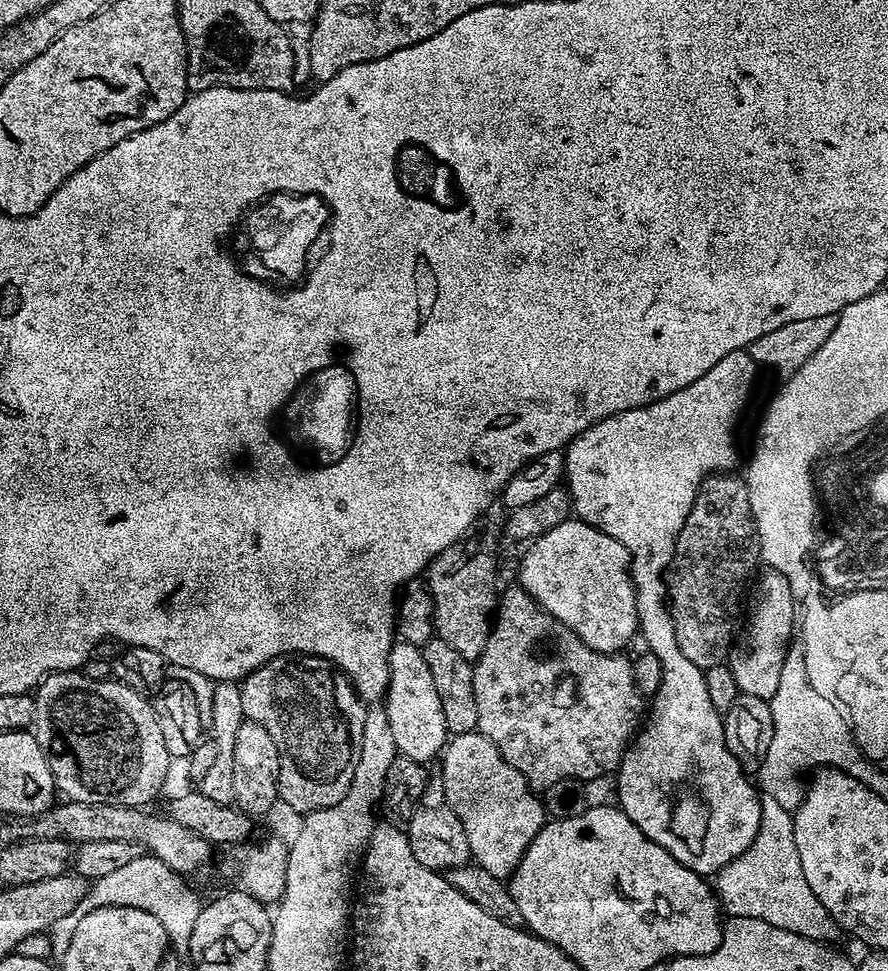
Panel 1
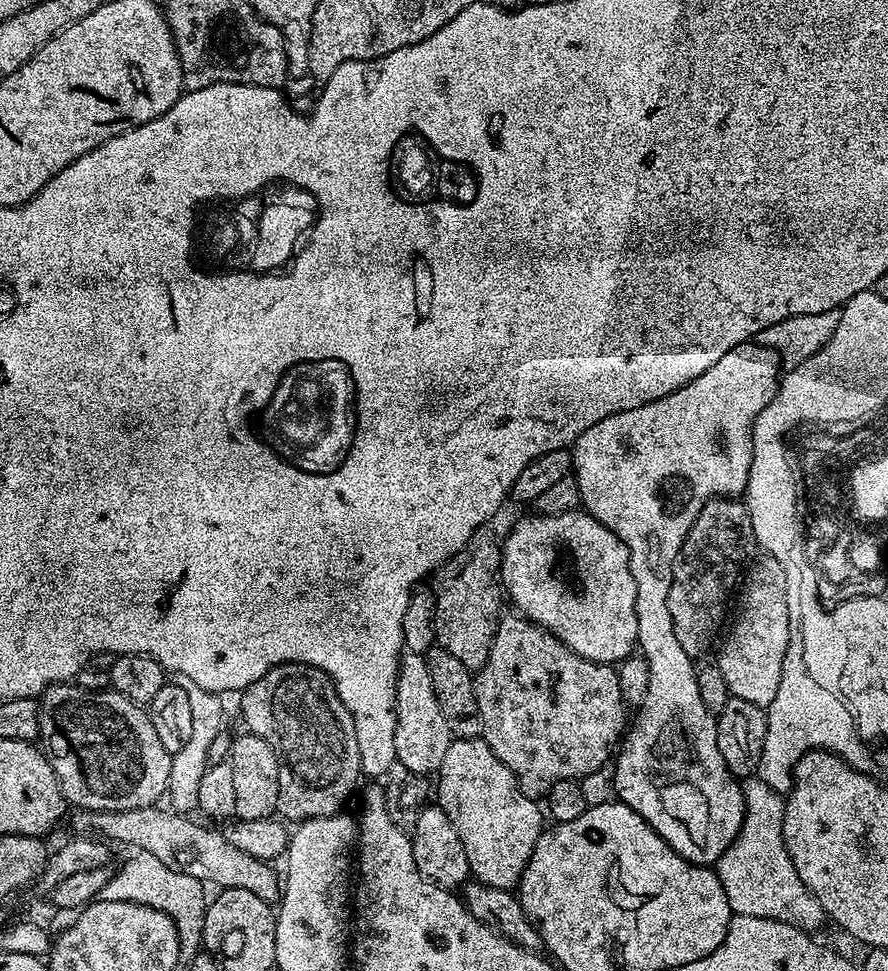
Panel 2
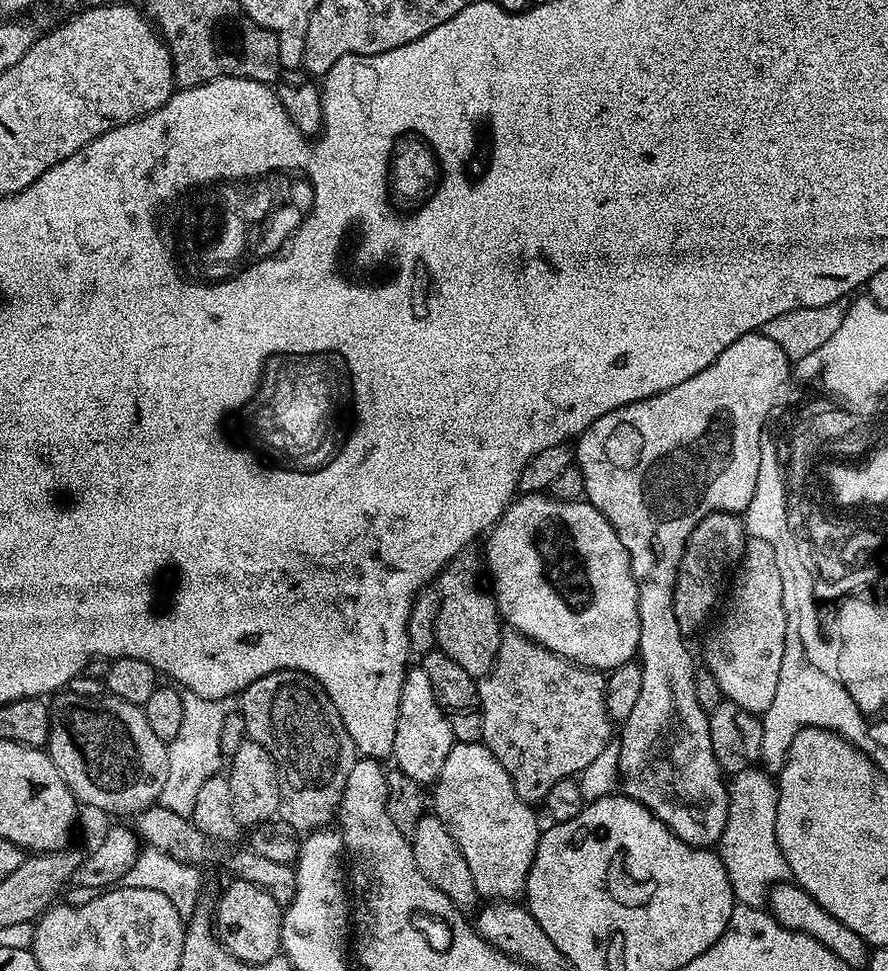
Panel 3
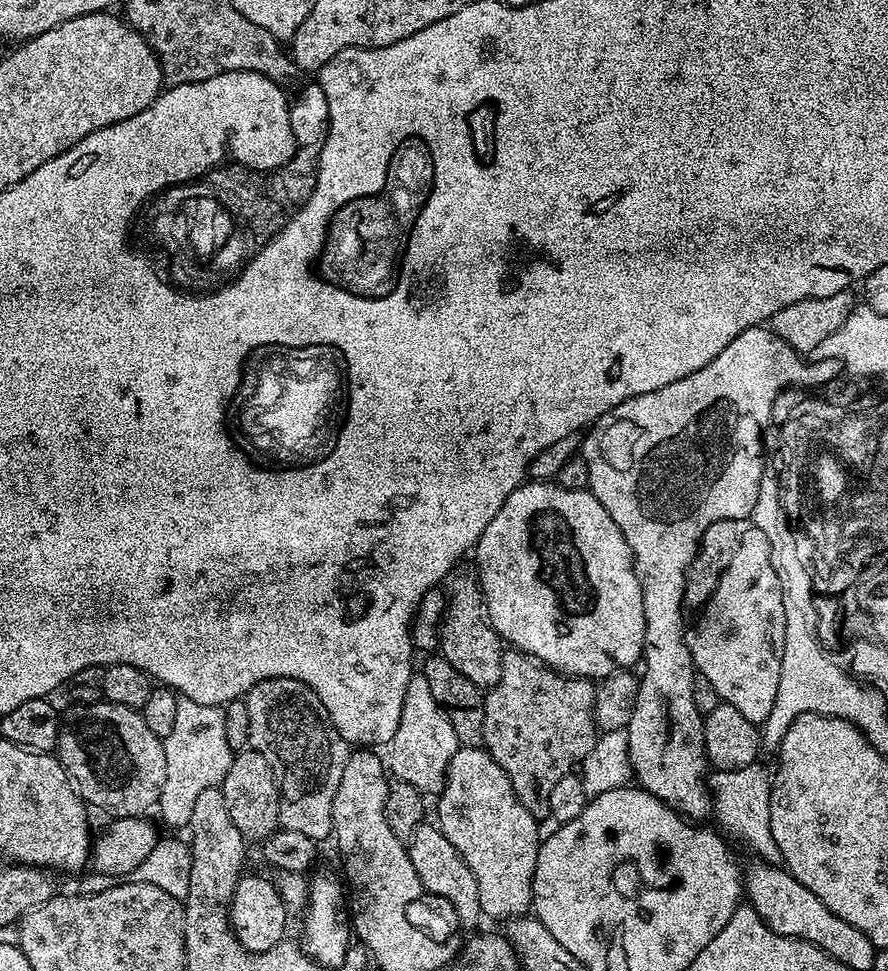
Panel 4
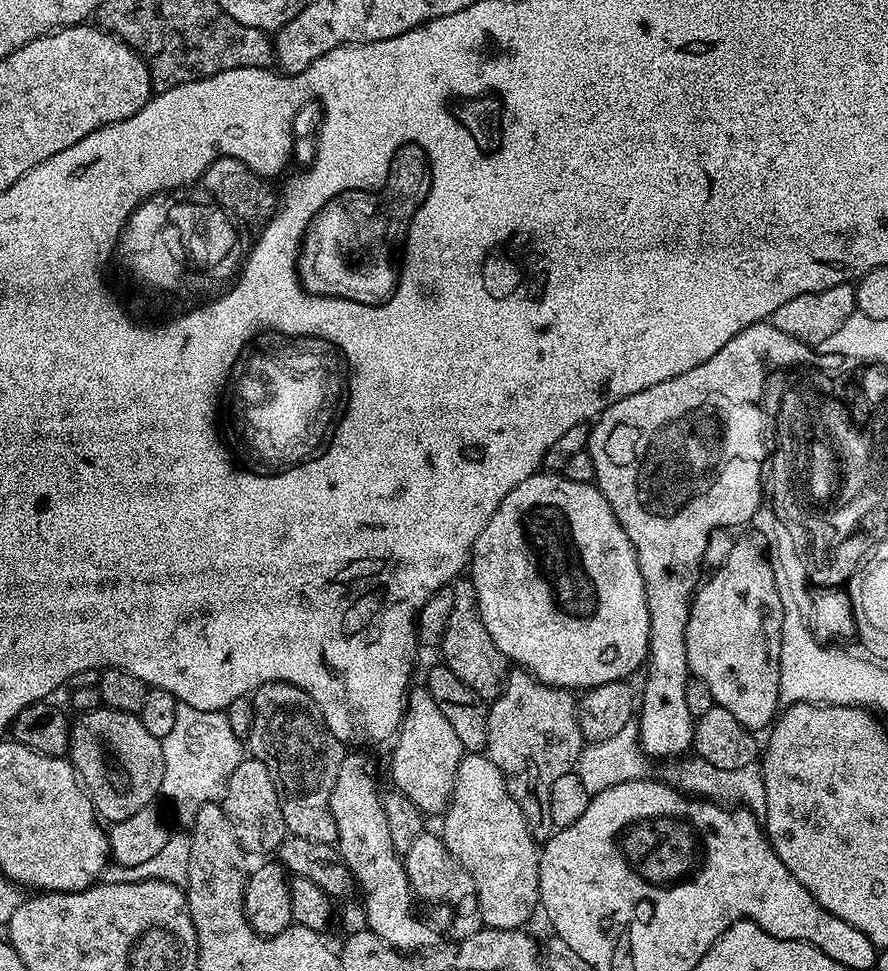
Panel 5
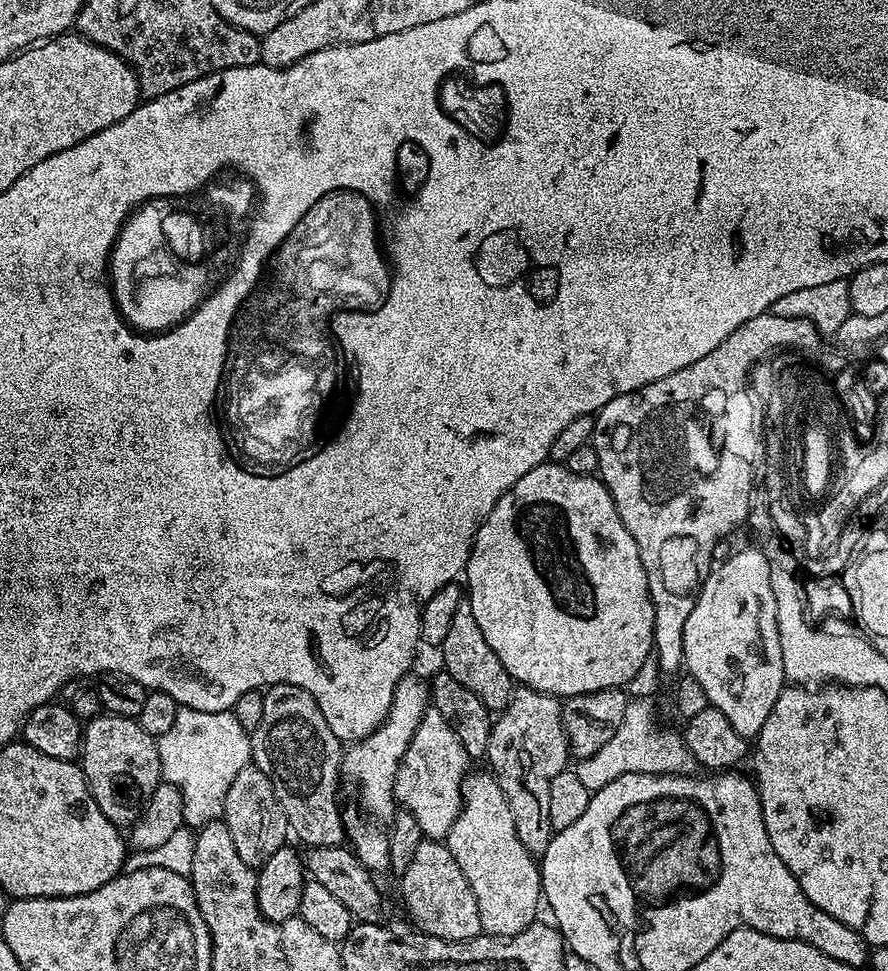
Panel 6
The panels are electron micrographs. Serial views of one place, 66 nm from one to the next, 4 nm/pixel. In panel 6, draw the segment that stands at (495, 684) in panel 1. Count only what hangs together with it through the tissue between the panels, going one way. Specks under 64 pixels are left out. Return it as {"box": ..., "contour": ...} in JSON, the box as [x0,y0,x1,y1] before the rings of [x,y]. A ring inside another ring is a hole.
{"box":[486,687,568,858],"contour":[[[517,687],[508,705],[492,721],[486,763],[498,786],[502,786],[506,802],[510,802],[510,814],[514,814],[522,846],[537,858],[543,856],[554,835],[550,822],[550,782],[565,772],[568,760],[568,731],[564,728],[561,701],[533,688]]]}

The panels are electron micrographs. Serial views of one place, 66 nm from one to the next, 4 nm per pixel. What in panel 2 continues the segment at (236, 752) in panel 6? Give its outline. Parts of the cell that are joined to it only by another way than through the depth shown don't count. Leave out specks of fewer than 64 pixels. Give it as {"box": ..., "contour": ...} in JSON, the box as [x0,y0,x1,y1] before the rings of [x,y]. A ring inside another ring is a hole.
{"box":[167,671,224,814],"contour":[[[177,671],[169,673],[169,681],[181,687],[182,690],[189,695],[190,711],[193,715],[193,730],[191,730],[190,739],[186,742],[182,749],[172,755],[171,774],[168,779],[167,799],[170,798],[169,805],[177,812],[185,814],[191,813],[197,804],[198,785],[202,780],[202,774],[208,766],[208,748],[215,735],[224,730],[224,708],[217,693],[204,690],[202,686],[198,686],[186,674]]]}

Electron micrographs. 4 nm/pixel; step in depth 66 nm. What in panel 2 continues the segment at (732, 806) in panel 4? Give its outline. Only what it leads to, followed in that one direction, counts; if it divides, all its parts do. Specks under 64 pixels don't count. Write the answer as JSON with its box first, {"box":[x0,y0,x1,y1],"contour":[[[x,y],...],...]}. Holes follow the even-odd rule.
{"box":[714,776,827,934],"contour":[[[758,776],[747,777],[742,790],[745,807],[743,825],[734,842],[714,865],[714,871],[726,893],[727,904],[733,915],[784,921],[809,934],[815,933],[827,921],[827,912],[809,894],[786,850],[785,835],[782,834],[785,797],[770,789]]]}

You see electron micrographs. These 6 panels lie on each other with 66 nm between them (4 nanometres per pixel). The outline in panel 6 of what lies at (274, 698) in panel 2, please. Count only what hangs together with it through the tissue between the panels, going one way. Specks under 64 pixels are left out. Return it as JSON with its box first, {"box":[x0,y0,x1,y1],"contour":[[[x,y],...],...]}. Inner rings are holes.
{"box":[250,684,345,848],"contour":[[[274,684],[264,692],[262,722],[250,733],[251,763],[270,778],[291,835],[308,848],[345,843],[344,817],[336,805],[336,787],[342,781],[342,741],[326,726],[318,702],[306,690]]]}

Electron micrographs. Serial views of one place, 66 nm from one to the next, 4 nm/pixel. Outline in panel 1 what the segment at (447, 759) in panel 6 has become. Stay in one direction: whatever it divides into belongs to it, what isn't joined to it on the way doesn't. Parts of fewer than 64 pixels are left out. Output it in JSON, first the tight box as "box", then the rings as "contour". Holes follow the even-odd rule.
{"box":[382,642,450,765],"contour":[[[403,642],[393,643],[388,665],[388,693],[384,696],[382,707],[388,715],[390,731],[394,733],[394,746],[399,755],[427,765],[428,760],[435,761],[443,753],[444,745],[450,739],[446,718],[442,714],[442,702],[438,699],[438,689],[430,675],[430,666],[426,666],[421,645]]]}

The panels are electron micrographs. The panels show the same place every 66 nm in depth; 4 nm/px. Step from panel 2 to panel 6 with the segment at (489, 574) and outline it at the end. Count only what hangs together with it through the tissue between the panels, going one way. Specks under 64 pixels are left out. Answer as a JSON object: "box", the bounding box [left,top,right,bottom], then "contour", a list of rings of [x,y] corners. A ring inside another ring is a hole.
{"box":[438,602,514,710],"contour":[[[461,602],[458,606],[454,619],[450,622],[450,631],[446,633],[446,642],[439,645],[438,652],[444,655],[443,671],[454,674],[454,678],[458,678],[458,682],[462,682],[466,690],[478,694],[486,707],[490,710],[503,710],[508,705],[514,691],[513,678],[506,666],[498,662],[498,654],[490,650],[490,645],[474,618],[474,610],[470,610],[466,602]]]}

